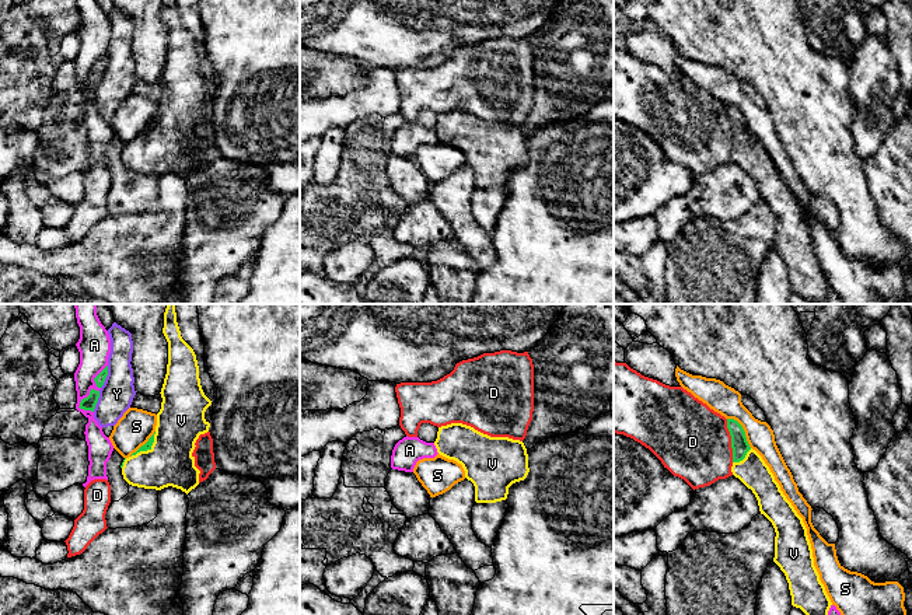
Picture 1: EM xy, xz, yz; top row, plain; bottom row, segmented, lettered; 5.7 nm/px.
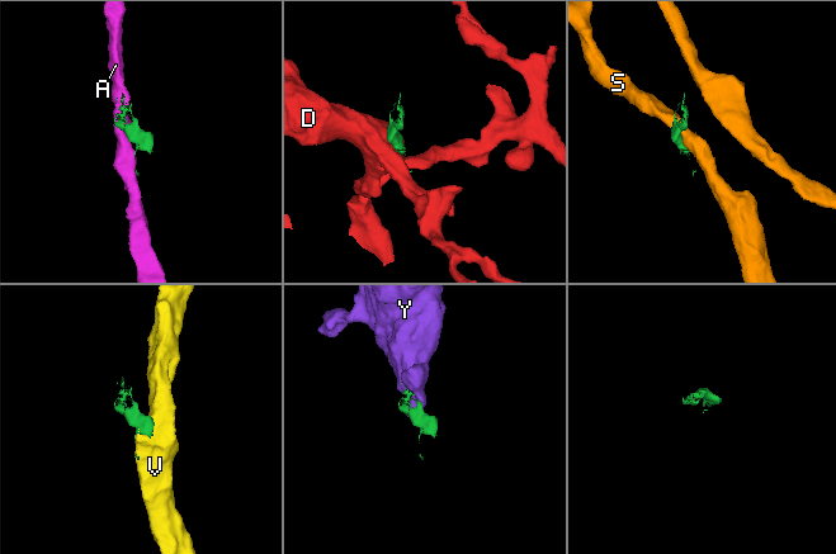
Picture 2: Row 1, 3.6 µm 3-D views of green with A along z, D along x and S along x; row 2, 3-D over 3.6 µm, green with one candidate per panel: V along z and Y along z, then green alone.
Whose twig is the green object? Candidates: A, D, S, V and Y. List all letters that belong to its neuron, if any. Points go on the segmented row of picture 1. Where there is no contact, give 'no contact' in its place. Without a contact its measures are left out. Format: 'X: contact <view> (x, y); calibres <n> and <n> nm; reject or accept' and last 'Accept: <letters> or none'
A: contact xy (97, 391); calibres 80 and 180 nm; reject
D: contact yz (731, 440); calibres 100 and 420 nm; reject
S: contact yz (743, 430); calibres 100 and 160 nm; reject
V: contact xy (147, 448); calibres 50 and 280 nm; accept
Y: contact xy (105, 377); calibres 60 and 190 nm; reject
Accept: V

